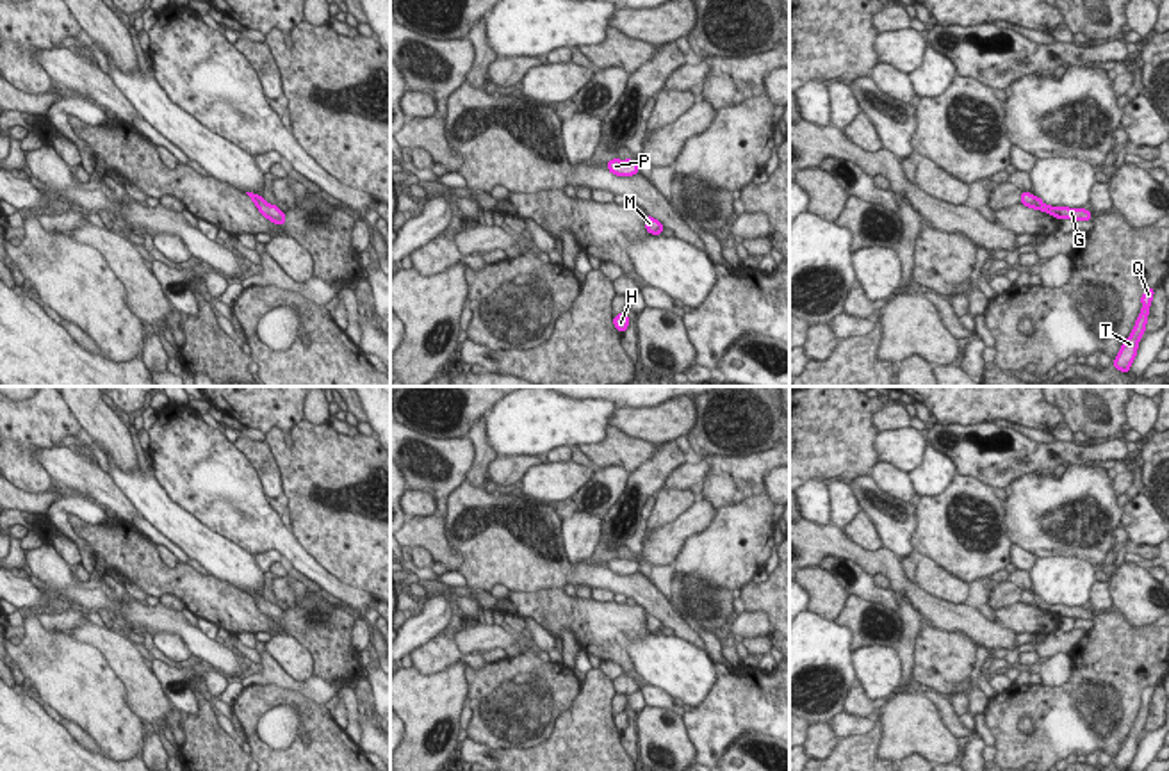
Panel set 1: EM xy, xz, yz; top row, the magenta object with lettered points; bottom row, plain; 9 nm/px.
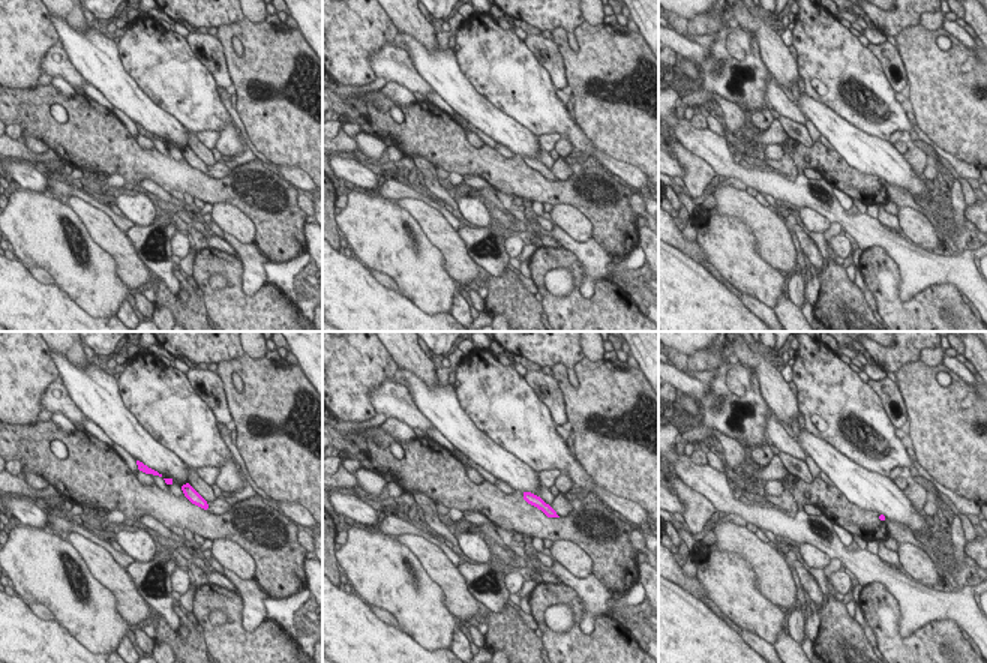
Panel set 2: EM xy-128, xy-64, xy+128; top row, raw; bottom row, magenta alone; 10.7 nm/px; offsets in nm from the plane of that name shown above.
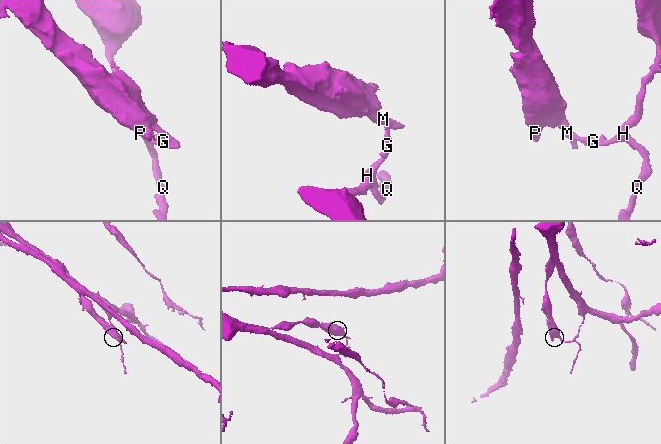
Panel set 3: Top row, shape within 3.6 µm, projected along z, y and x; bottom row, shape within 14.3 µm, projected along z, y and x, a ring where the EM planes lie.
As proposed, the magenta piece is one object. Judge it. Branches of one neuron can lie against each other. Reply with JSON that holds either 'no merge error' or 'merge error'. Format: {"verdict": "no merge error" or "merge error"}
{"verdict": "merge error"}

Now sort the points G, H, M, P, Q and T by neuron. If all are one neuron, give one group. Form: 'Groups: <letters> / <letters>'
Groups: G H Q T / M P

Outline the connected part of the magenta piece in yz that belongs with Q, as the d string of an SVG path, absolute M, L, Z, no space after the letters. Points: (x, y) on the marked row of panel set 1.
M1153 288L1144 290L1144 294L1140 297L1142 310L1139 313L1139 319L1135 321L1135 328L1132 329L1128 340L1123 344L1123 347L1117 353L1117 358L1114 360L1114 367L1121 372L1128 372L1135 360L1139 340L1142 338L1144 329L1146 329L1153 294L1155 294Z

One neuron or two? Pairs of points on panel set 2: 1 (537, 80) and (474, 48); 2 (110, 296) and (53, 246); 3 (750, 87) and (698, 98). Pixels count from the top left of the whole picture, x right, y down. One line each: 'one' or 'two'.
1: one
2: one
3: one

